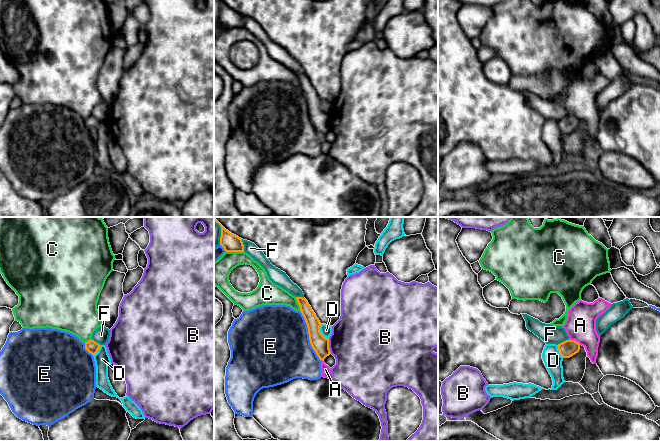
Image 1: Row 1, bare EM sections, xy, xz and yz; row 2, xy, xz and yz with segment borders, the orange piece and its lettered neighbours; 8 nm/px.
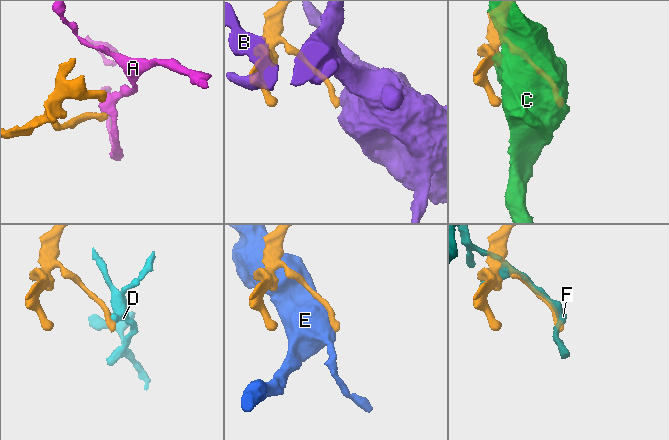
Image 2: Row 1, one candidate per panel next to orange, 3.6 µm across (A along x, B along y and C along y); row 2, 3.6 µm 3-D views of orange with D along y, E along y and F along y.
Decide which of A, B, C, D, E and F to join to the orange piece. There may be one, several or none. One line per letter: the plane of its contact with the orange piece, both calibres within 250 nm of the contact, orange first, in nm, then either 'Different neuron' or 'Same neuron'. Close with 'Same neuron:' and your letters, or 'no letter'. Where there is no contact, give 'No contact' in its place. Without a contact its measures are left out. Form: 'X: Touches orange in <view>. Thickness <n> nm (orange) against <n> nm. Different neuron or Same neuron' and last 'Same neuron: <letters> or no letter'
A: Touches orange in yz. Thickness 140 nm (orange) against 240 nm. Different neuron
B: Touches orange in xz. Thickness 140 nm (orange) against 460 nm. Different neuron
C: Touches orange in xz. Thickness 140 nm (orange) against 190 nm. Different neuron
D: Touches orange in xz. Thickness 140 nm (orange) against 100 nm. Different neuron
E: Touches orange in xz. Thickness 140 nm (orange) against 480 nm. Different neuron
F: Touches orange in xz. Thickness 140 nm (orange) against 100 nm. Different neuron
Same neuron: no letter

